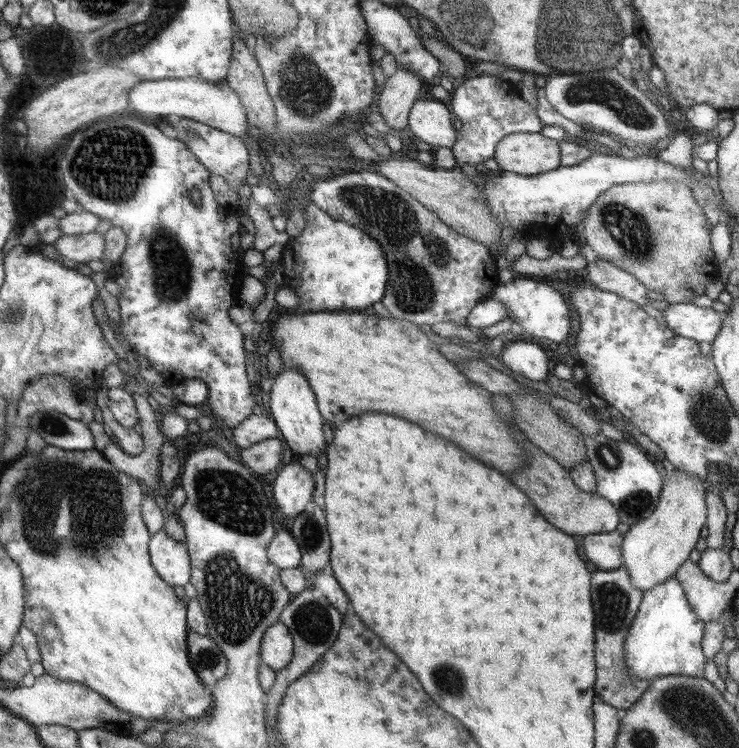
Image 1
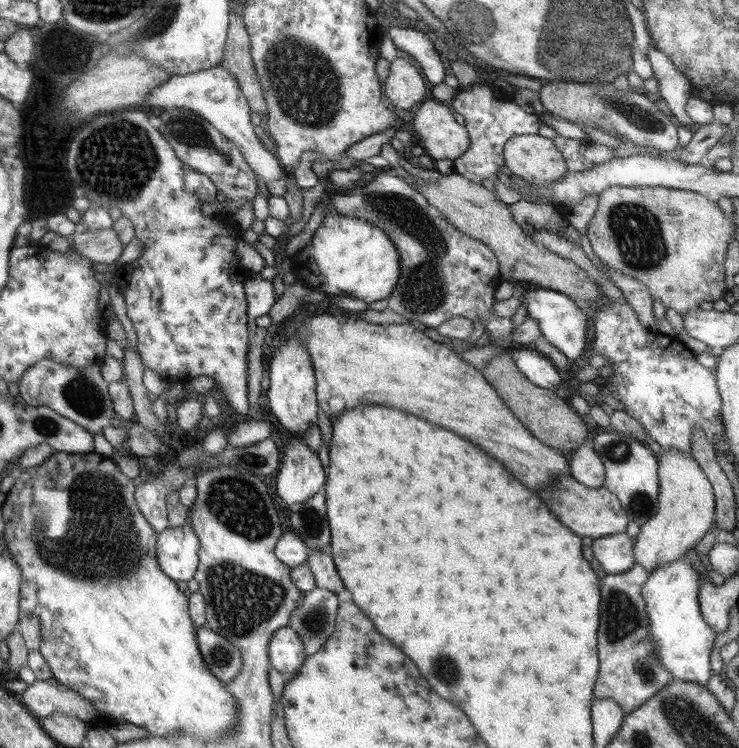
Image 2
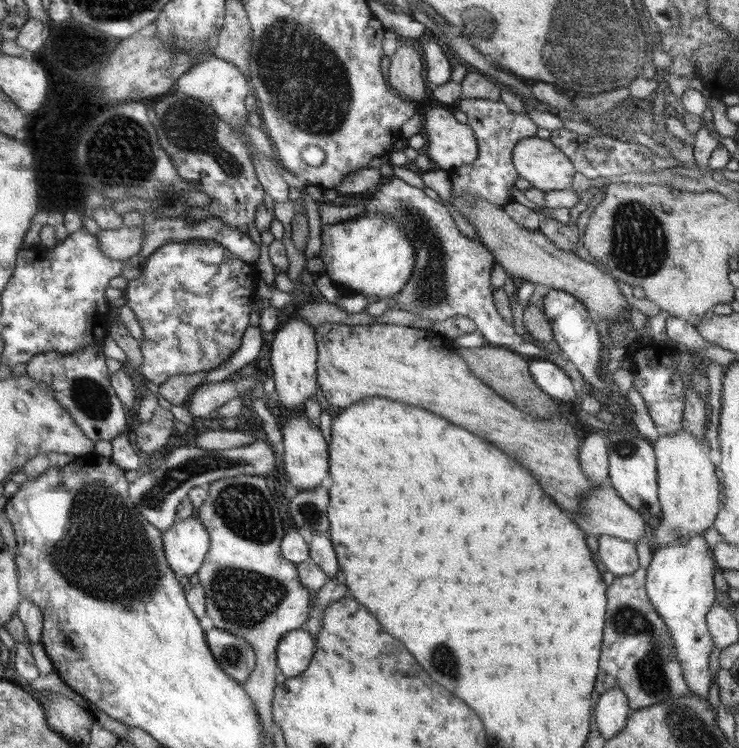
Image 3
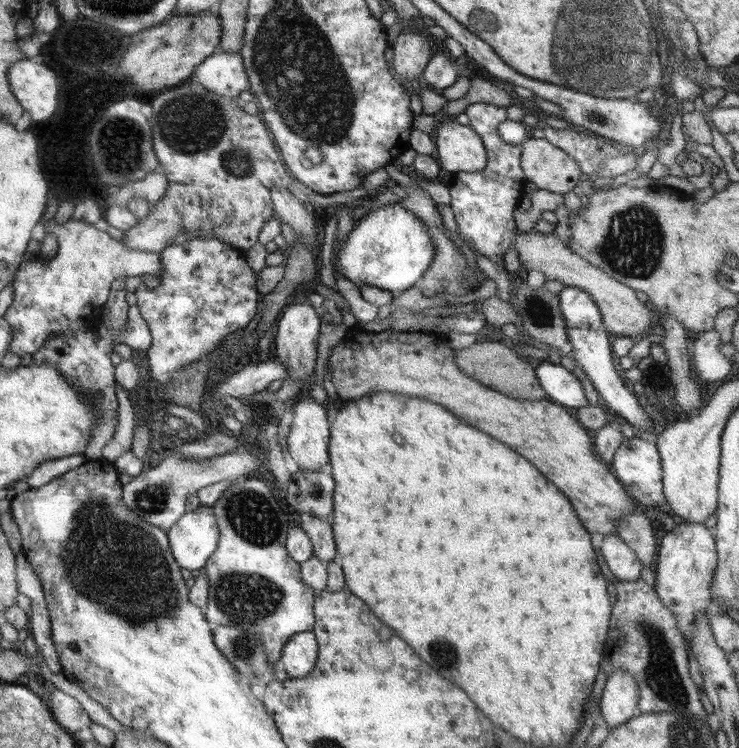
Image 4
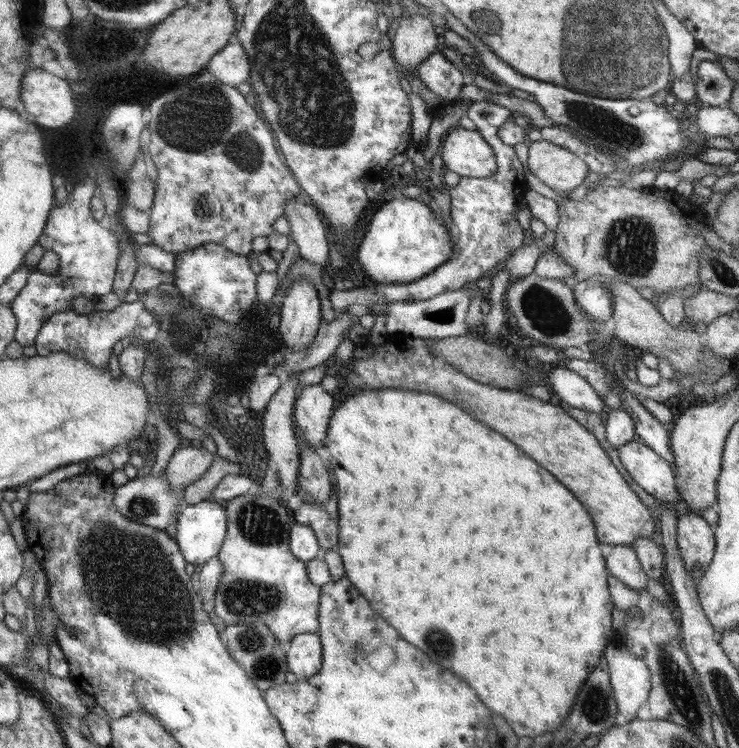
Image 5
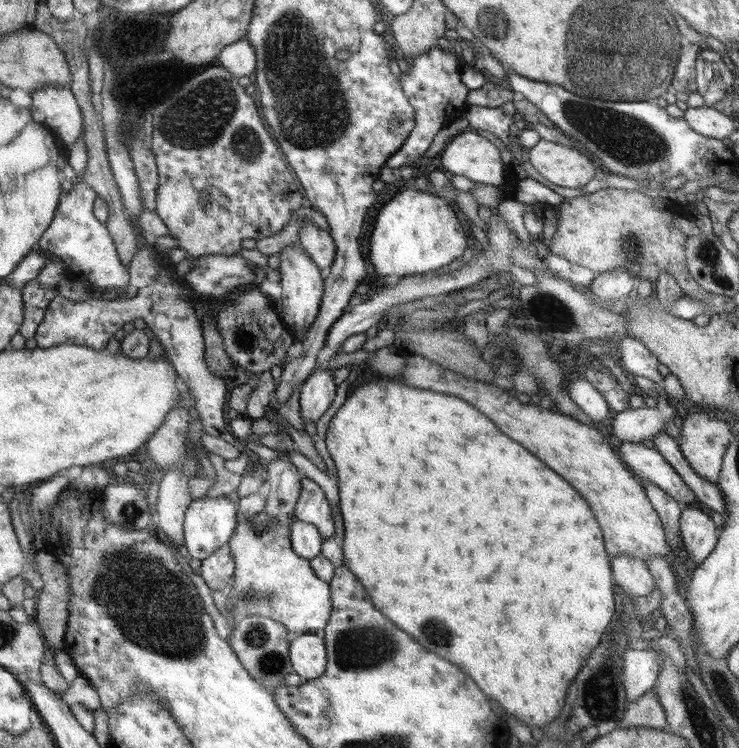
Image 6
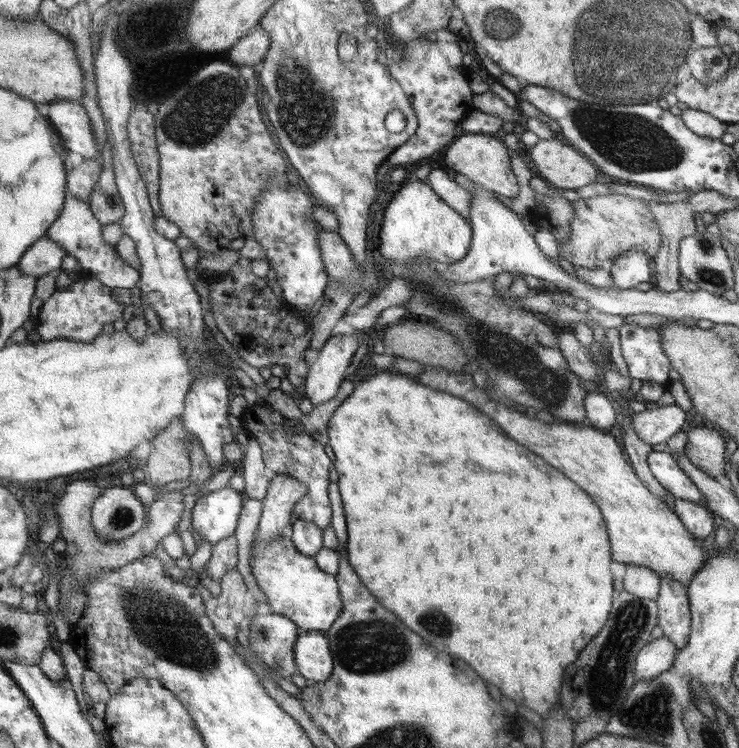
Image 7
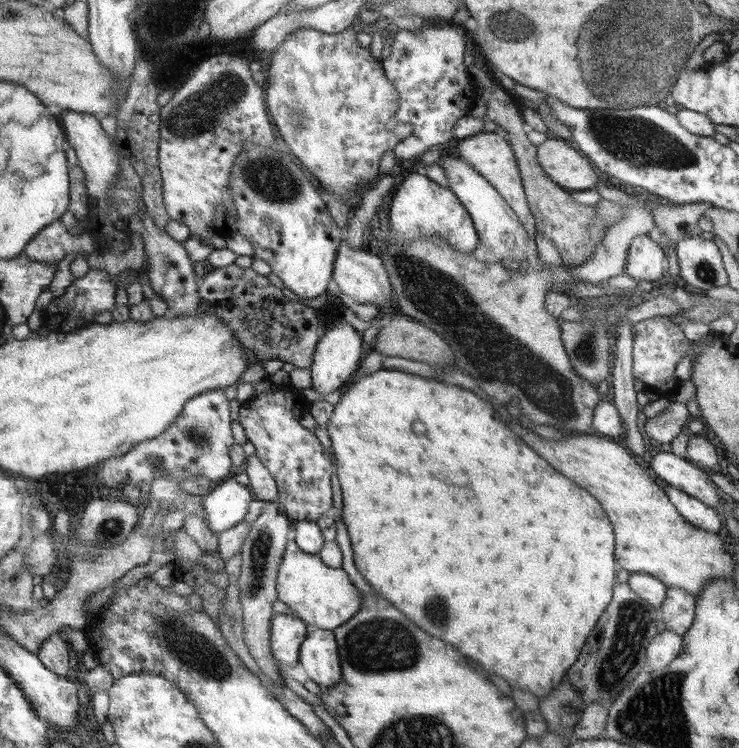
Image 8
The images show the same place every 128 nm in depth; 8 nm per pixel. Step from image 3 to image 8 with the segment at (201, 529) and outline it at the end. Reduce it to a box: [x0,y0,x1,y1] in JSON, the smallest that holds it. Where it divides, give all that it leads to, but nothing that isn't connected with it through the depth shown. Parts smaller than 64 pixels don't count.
[201,478,254,534]

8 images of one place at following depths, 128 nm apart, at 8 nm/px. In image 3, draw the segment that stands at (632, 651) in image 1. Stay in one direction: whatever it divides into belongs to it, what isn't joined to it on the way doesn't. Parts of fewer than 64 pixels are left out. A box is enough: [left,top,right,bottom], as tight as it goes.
[645,533,718,698]

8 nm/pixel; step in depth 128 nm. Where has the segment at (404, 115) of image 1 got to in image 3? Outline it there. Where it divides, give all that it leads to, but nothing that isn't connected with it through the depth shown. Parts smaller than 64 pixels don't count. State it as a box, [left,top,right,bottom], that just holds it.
[389,41,426,100]

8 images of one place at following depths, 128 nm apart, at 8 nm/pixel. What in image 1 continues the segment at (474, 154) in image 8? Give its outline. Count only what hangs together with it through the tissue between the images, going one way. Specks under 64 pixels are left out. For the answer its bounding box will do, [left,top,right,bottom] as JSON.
[408,99,458,150]

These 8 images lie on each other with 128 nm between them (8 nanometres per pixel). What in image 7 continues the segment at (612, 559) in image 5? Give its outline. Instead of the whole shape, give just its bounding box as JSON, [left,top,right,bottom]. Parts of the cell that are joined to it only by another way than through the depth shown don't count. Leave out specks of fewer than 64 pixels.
[622,564,661,600]

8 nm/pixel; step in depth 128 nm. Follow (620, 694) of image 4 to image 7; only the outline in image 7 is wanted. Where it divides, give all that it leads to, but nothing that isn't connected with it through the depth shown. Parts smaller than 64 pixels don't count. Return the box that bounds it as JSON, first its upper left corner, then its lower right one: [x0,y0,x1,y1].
[636,637,678,681]

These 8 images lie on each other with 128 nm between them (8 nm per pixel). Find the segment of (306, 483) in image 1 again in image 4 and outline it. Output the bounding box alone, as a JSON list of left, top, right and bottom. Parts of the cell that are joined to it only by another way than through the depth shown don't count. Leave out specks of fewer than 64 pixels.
[286,395,328,472]

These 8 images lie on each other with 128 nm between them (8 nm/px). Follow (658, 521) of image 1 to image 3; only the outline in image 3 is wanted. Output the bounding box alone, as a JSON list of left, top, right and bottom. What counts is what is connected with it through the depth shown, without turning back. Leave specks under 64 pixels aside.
[652,427,722,548]

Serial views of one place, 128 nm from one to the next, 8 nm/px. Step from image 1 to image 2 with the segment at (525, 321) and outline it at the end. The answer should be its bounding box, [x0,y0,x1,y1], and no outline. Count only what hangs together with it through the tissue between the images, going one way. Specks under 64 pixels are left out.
[521,289,588,363]

